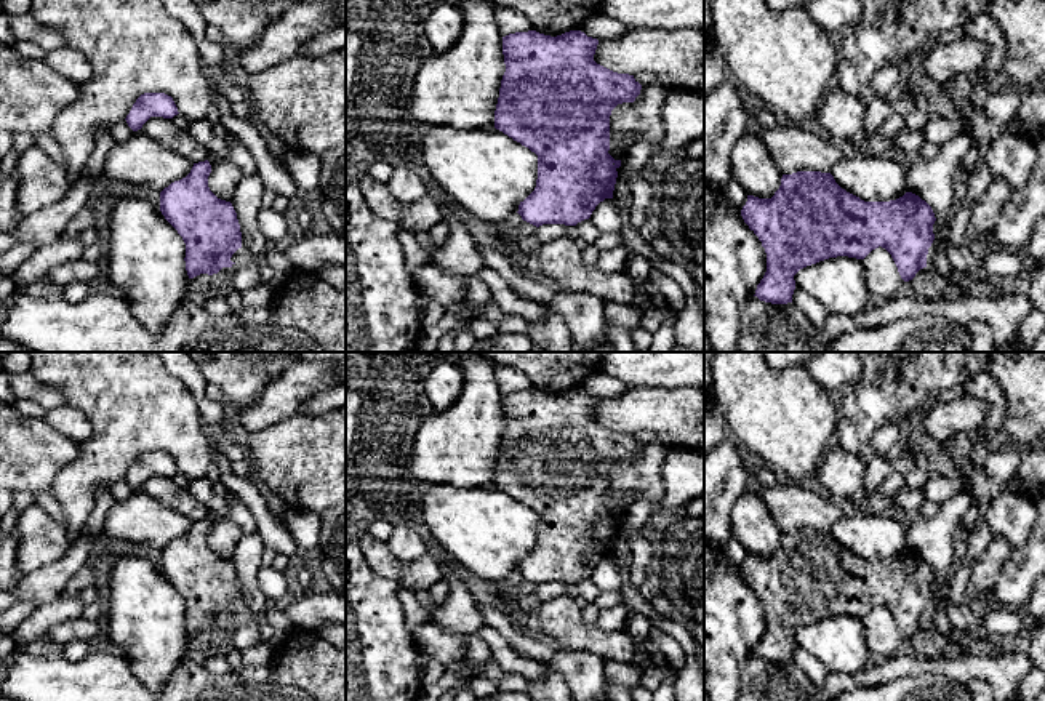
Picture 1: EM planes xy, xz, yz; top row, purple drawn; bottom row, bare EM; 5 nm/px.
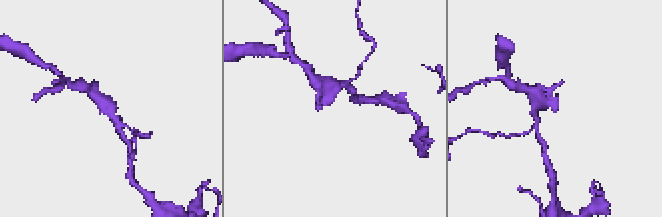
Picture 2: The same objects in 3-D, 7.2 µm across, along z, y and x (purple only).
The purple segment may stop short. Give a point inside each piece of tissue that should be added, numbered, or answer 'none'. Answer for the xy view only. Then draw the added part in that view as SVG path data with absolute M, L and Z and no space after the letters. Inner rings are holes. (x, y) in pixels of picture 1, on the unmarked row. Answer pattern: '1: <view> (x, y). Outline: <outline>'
none

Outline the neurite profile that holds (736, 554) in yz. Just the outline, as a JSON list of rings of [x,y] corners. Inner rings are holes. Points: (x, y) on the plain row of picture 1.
[[[730,538],[722,549],[728,560],[741,570],[747,560],[747,551],[735,538]]]

